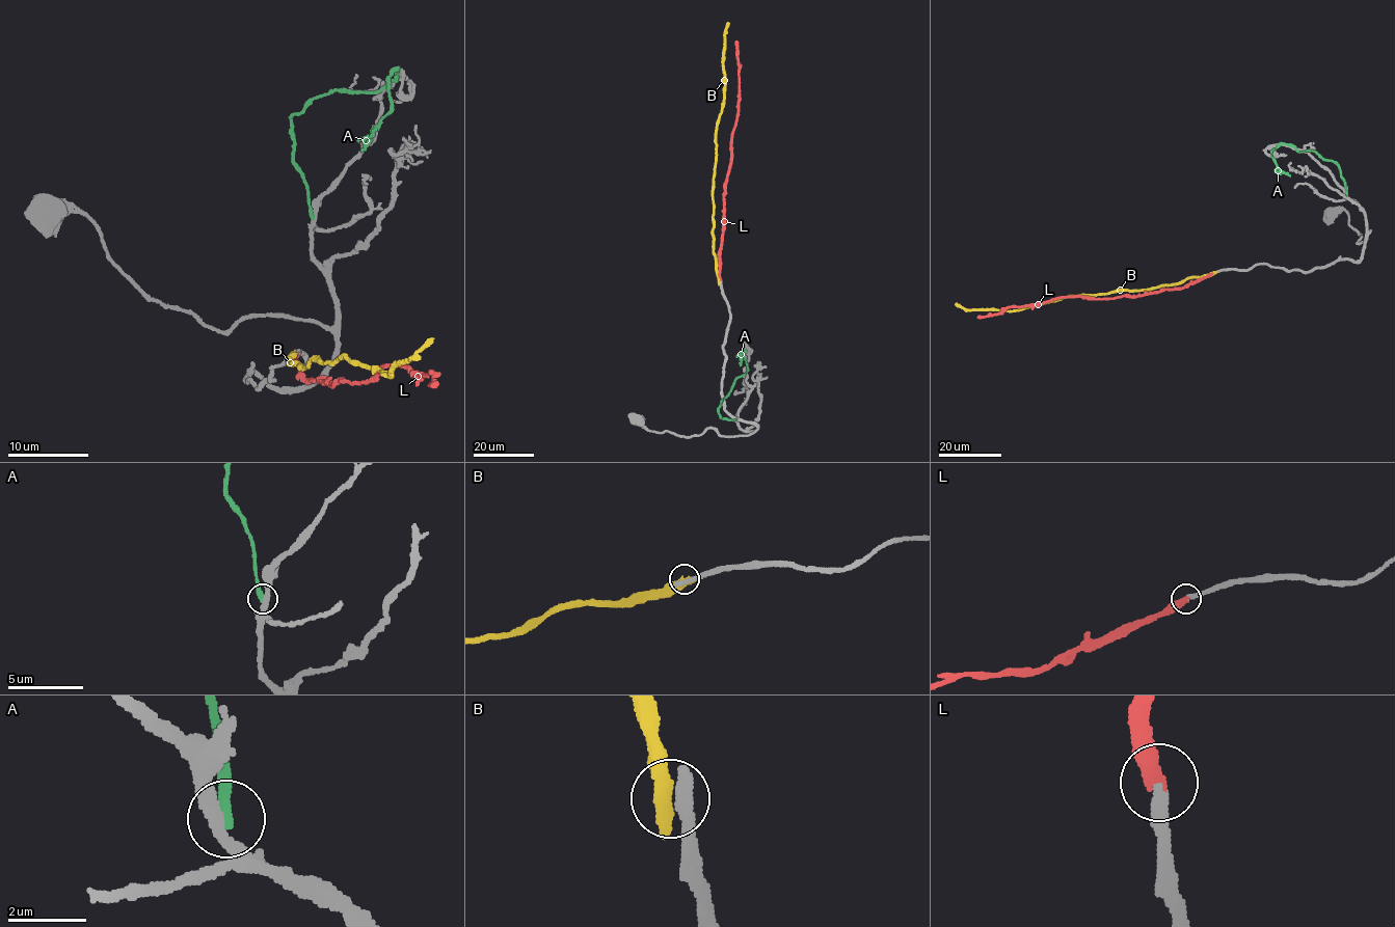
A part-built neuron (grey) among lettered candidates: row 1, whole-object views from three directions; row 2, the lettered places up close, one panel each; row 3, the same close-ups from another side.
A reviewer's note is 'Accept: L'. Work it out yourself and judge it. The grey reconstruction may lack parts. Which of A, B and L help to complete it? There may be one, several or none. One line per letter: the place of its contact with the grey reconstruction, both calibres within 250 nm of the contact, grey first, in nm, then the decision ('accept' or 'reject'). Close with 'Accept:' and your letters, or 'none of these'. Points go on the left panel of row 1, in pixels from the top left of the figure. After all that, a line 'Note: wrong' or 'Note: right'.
A: meets grey at (313, 217); 320 nm thick on the grey side, 320 nm on the other; reject
B: meets grey at (294, 352); 440 nm thick on the grey side, 500 nm on the other; reject
L: meets grey at (297, 355); 320 nm thick on the grey side, 440 nm on the other; accept
Accept: L
Note: right

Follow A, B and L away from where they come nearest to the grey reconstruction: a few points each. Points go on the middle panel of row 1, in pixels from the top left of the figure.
A: (735, 419), (723, 418), (718, 411), (734, 380), (747, 371), (742, 351), (745, 351), (741, 355), (741, 365)
B: (720, 281), (714, 252), (712, 186), (717, 127), (724, 97), (724, 31), (729, 23)
L: (721, 279), (725, 183), (739, 99), (735, 41)

